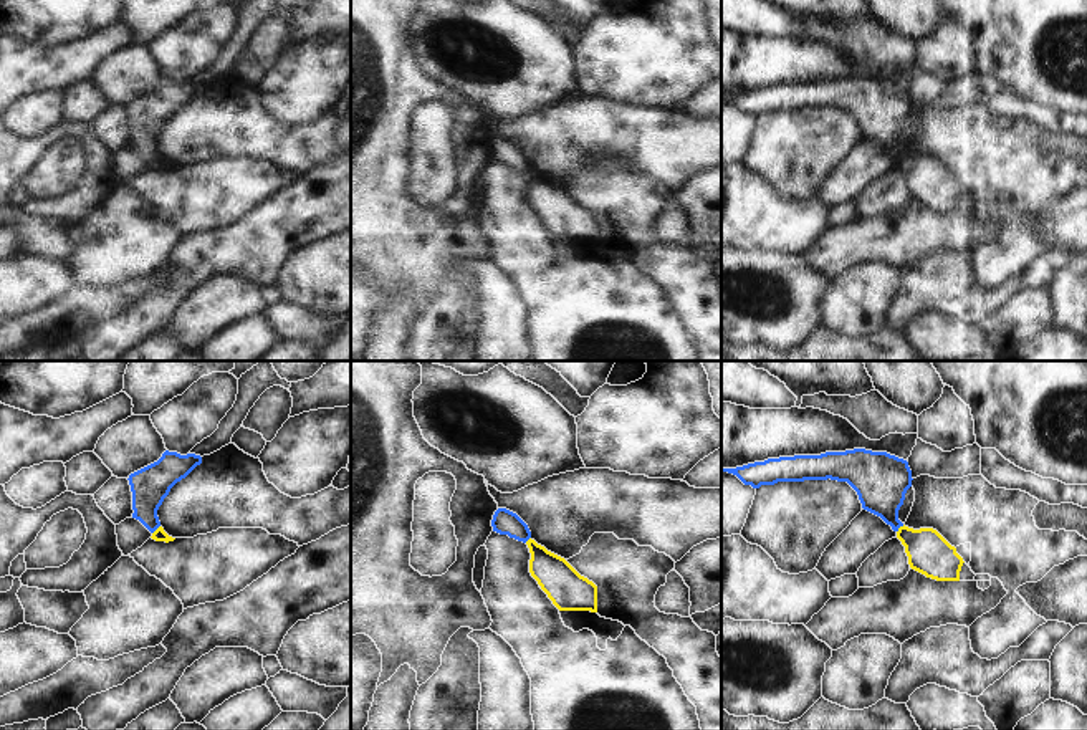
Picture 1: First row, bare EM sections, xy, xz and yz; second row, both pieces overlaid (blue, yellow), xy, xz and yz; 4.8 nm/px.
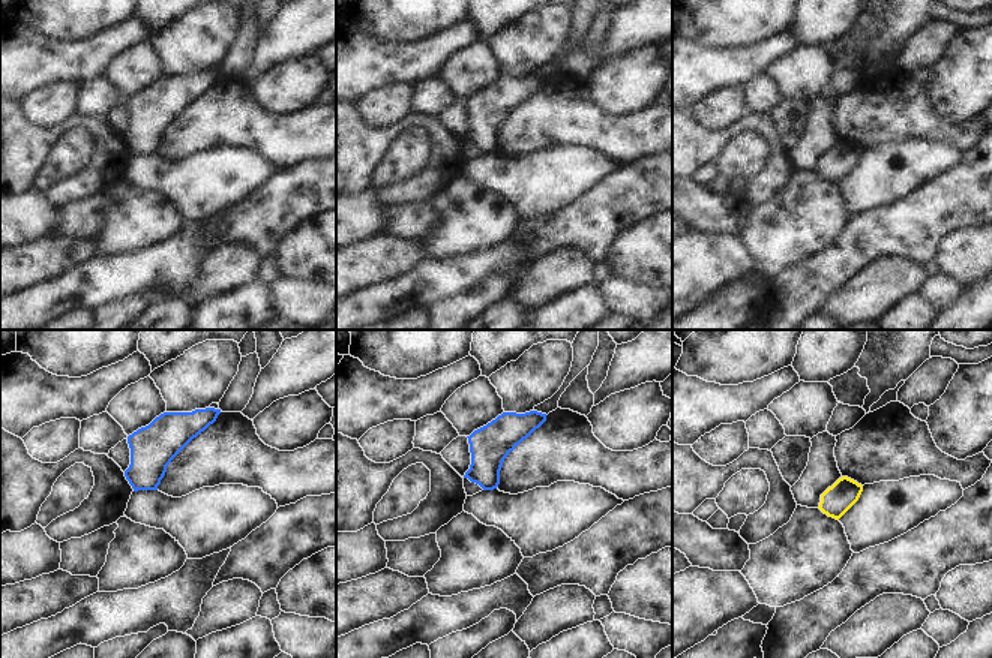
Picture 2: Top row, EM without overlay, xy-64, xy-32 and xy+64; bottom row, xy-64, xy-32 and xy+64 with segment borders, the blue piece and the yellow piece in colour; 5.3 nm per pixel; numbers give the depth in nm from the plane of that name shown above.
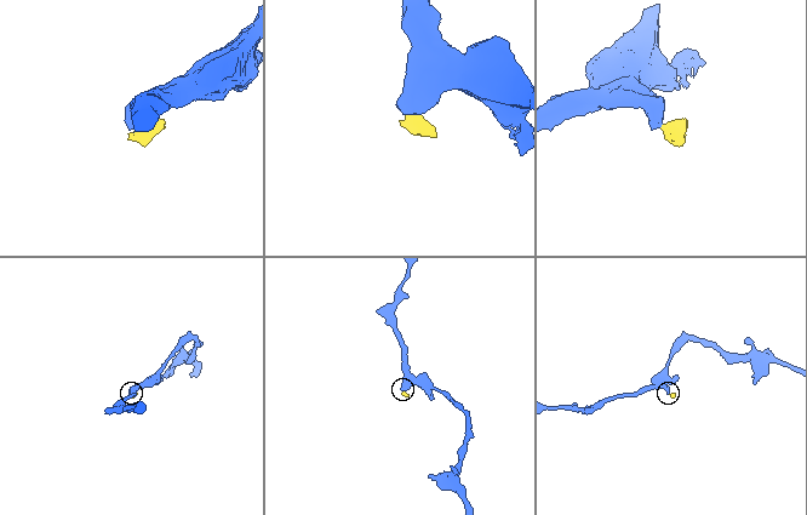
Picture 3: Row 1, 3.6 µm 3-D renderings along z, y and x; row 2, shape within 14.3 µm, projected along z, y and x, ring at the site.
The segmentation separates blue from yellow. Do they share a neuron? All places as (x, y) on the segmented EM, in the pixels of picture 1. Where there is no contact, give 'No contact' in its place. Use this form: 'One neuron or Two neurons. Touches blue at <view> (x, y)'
Two neurons. Touches blue at yz (899, 527)

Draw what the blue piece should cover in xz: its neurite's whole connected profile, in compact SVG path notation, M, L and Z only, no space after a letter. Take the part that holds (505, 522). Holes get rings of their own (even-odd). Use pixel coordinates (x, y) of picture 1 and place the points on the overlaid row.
M498 508L491 520L493 531L508 535L518 541L526 543L531 538L528 525L513 511Z

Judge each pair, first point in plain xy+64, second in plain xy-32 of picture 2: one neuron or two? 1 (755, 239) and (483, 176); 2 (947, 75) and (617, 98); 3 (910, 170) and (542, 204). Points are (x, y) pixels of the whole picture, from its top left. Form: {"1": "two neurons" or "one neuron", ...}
{"1": "two neurons", "2": "one neuron", "3": "one neuron"}

